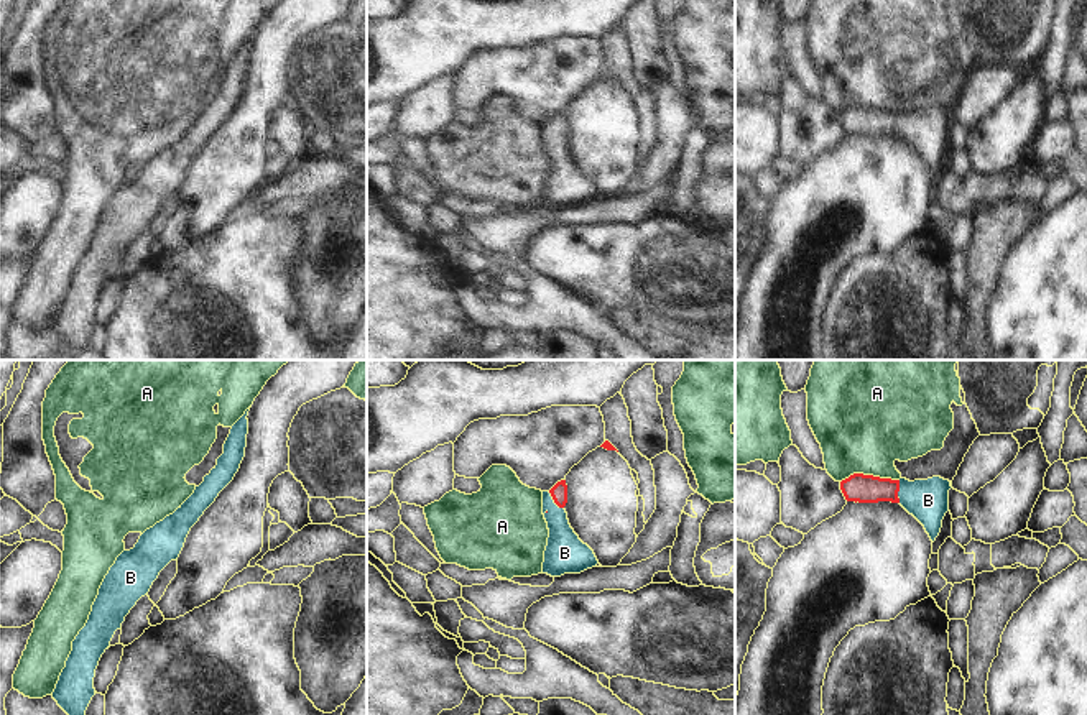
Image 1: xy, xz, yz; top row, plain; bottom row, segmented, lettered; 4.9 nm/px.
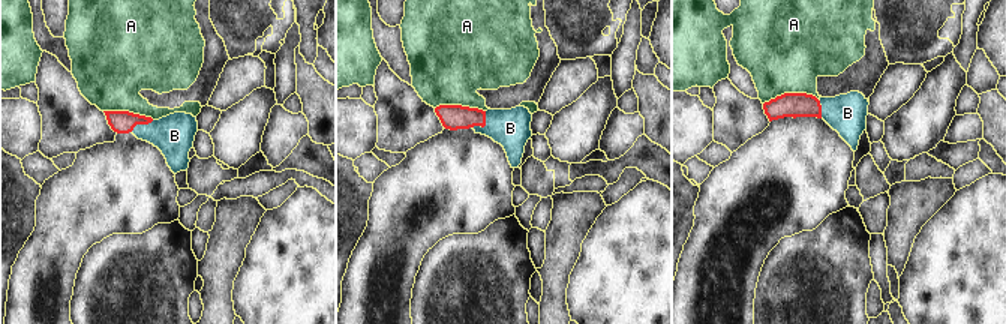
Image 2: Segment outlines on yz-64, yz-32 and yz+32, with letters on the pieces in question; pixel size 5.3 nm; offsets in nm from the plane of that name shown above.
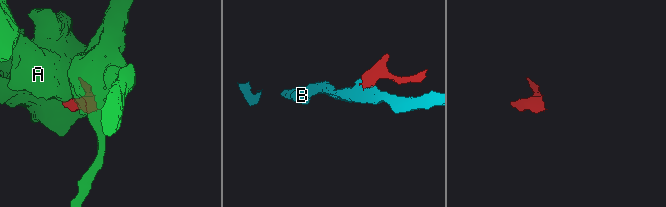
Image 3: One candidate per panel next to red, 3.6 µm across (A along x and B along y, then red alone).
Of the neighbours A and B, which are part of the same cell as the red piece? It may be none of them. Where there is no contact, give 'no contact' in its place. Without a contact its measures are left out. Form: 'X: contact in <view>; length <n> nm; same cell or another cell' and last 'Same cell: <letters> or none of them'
A: contact in yz; length 280 nm; another cell
B: contact in yz; length 110 nm; same cell
Same cell: B

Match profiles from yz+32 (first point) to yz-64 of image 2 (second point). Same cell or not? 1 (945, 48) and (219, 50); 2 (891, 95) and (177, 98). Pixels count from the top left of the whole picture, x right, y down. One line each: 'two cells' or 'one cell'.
1: two cells
2: two cells

